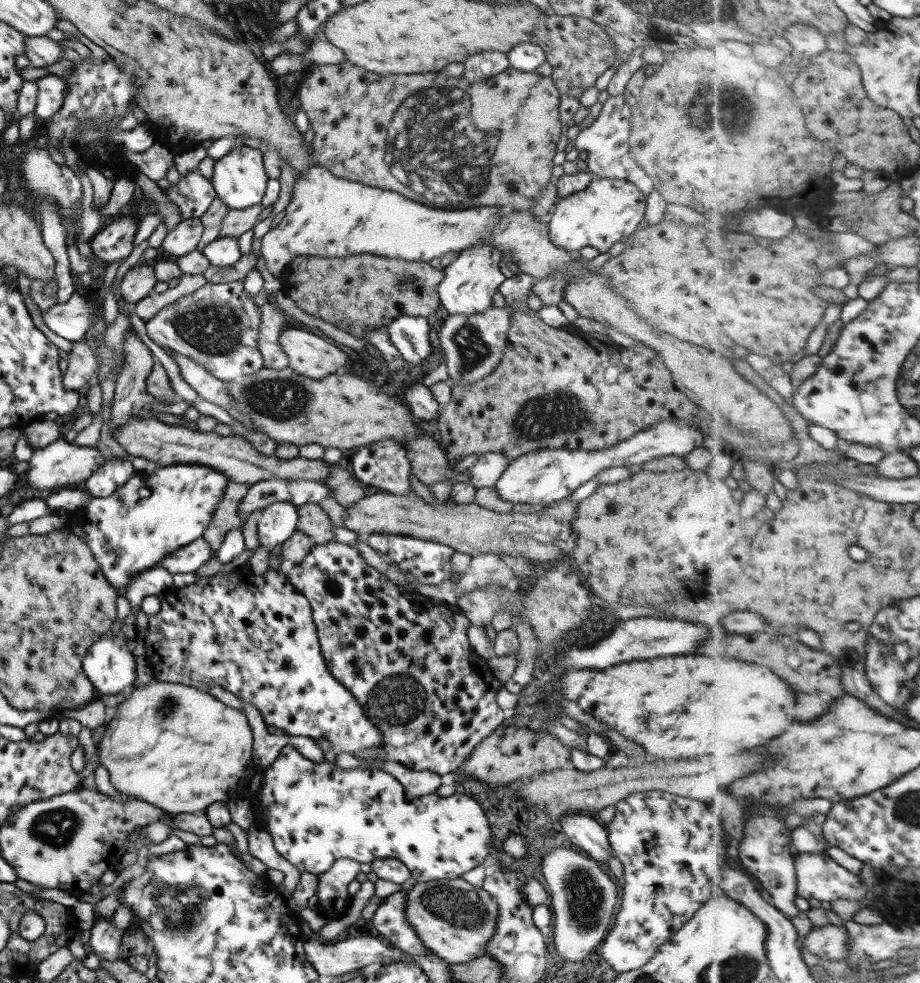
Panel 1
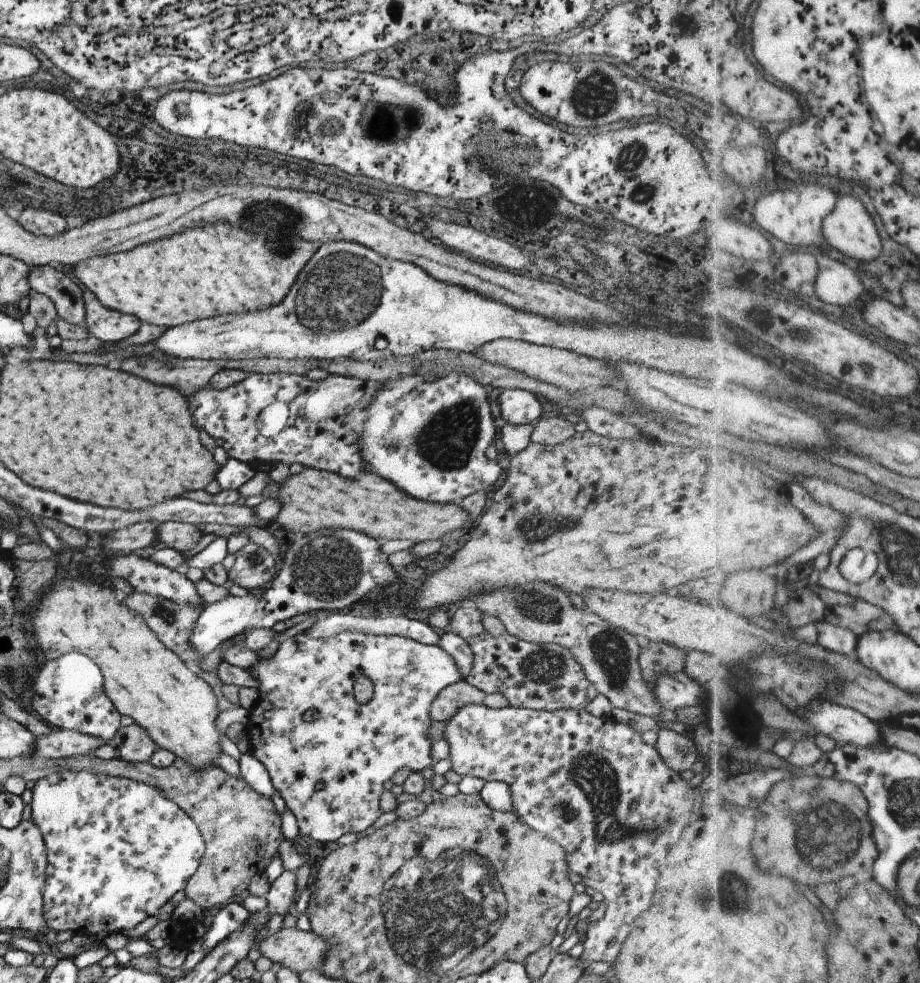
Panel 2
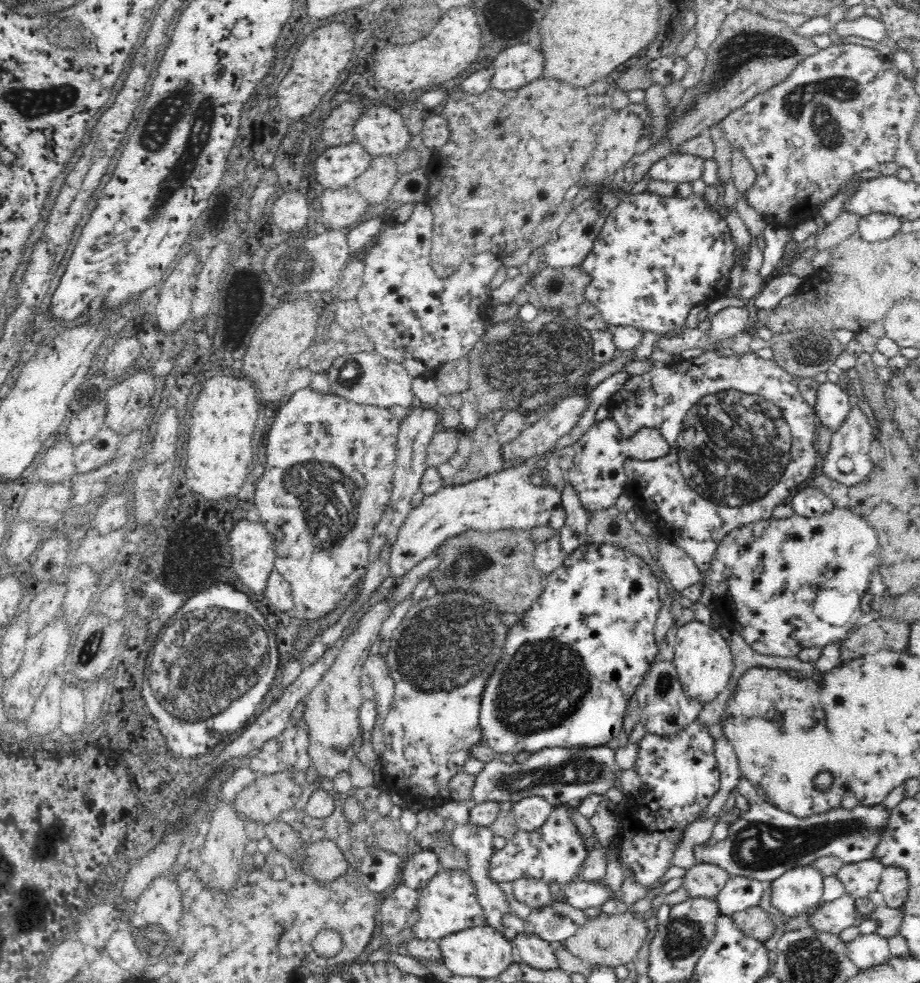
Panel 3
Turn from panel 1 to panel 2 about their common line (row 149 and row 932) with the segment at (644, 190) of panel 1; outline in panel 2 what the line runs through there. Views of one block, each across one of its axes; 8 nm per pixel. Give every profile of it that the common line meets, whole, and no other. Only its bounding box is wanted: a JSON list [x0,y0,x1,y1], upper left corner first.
[443,703,795,966]

